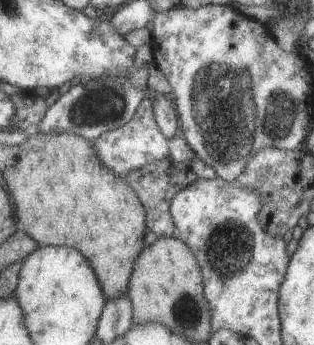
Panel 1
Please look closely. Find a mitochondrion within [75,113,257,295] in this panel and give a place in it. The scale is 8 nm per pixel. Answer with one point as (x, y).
(230, 247)

